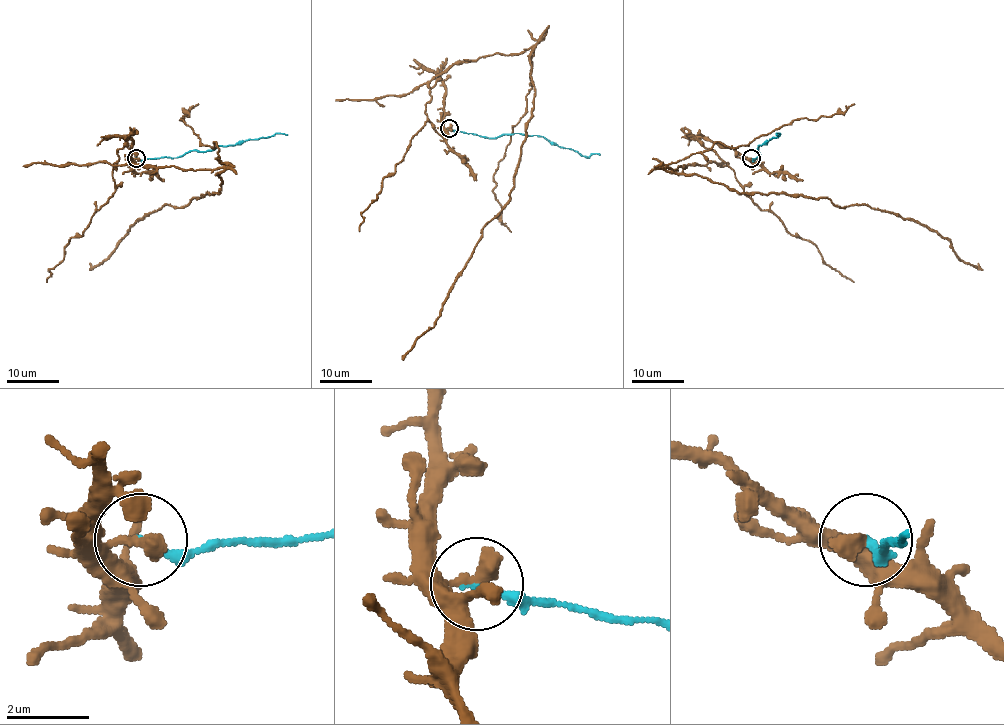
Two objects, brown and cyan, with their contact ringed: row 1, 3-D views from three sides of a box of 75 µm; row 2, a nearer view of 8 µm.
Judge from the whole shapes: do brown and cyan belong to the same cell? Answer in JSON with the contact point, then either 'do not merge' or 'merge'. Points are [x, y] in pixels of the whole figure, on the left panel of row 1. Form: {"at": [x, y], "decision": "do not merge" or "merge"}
{"at": [136, 158], "decision": "do not merge"}

